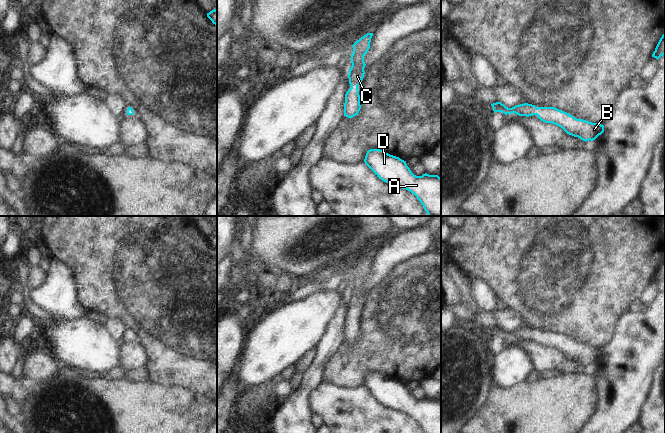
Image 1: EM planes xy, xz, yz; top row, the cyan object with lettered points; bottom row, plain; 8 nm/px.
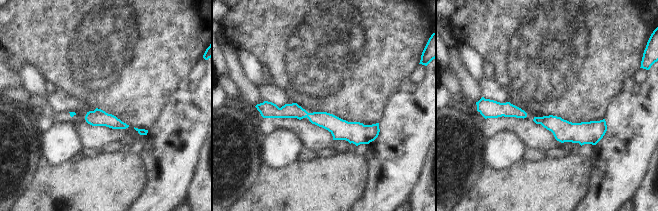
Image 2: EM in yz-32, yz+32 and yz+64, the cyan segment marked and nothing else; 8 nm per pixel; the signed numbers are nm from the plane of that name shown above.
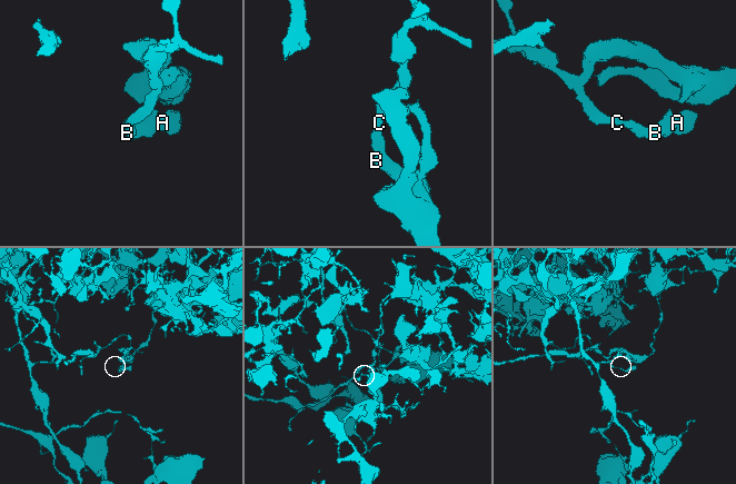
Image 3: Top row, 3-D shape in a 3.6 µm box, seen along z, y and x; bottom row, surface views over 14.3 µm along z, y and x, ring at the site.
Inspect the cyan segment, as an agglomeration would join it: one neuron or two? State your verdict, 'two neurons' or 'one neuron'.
one neuron

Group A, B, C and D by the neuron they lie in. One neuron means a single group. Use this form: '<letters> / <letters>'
A B C D

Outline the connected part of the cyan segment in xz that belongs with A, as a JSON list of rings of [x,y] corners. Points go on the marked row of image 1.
[[[380,149],[367,151],[365,164],[382,181],[414,194],[428,216],[441,216],[441,178],[438,175],[414,175],[406,161]]]

